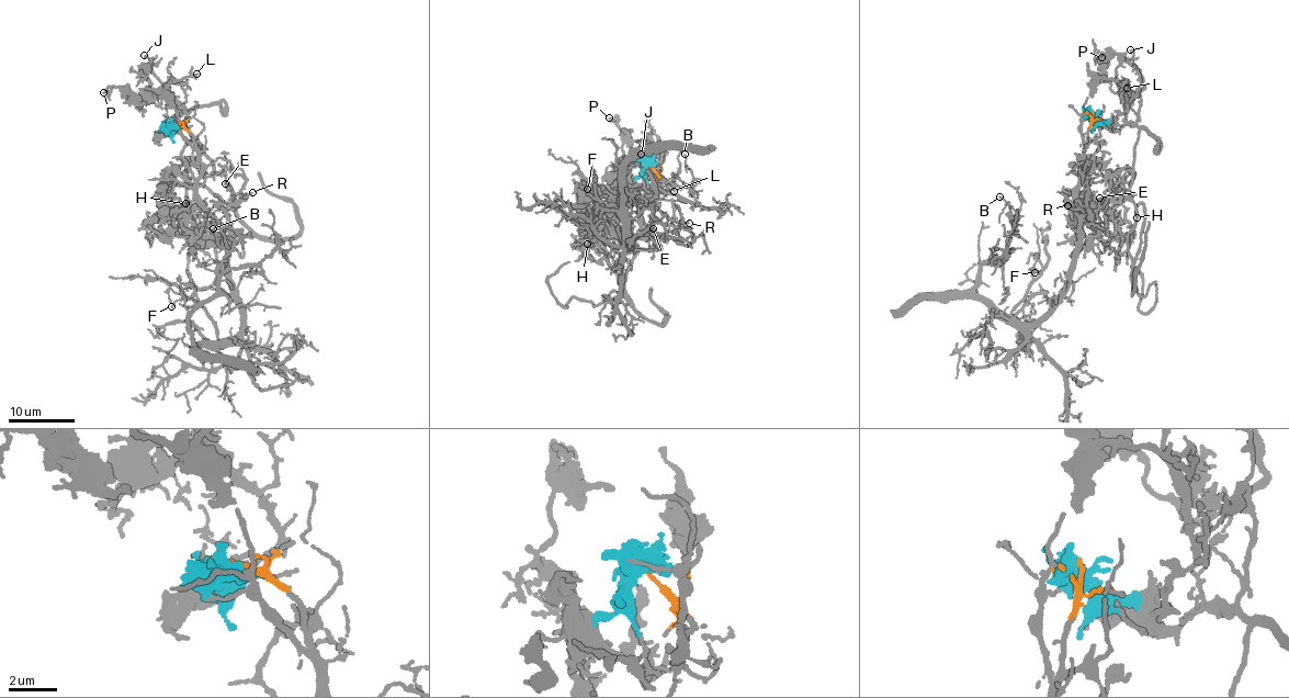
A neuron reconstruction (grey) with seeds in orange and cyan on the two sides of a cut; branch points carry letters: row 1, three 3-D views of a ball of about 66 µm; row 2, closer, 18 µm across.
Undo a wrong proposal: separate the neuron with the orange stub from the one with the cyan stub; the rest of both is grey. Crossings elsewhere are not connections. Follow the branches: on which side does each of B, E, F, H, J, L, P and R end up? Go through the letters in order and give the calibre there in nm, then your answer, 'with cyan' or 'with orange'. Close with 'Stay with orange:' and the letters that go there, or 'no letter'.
B: calibre 110 nm; with orange
E: calibre 110 nm; with orange
F: calibre 100 nm; with orange
H: calibre 220 nm; with cyan
J: calibre 170 nm; with cyan
L: calibre 140 nm; with cyan
P: calibre 160 nm; with cyan
R: calibre 140 nm; with orange
Stay with orange: B, E, F, R

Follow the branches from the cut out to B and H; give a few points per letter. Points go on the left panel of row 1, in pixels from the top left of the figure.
B: (169, 124), (192, 136), (241, 313), (199, 347), (189, 317), (239, 237), (213, 229)
H: (169, 124), (187, 113), (185, 130), (230, 183), (244, 222), (198, 184), (185, 191), (185, 203)

